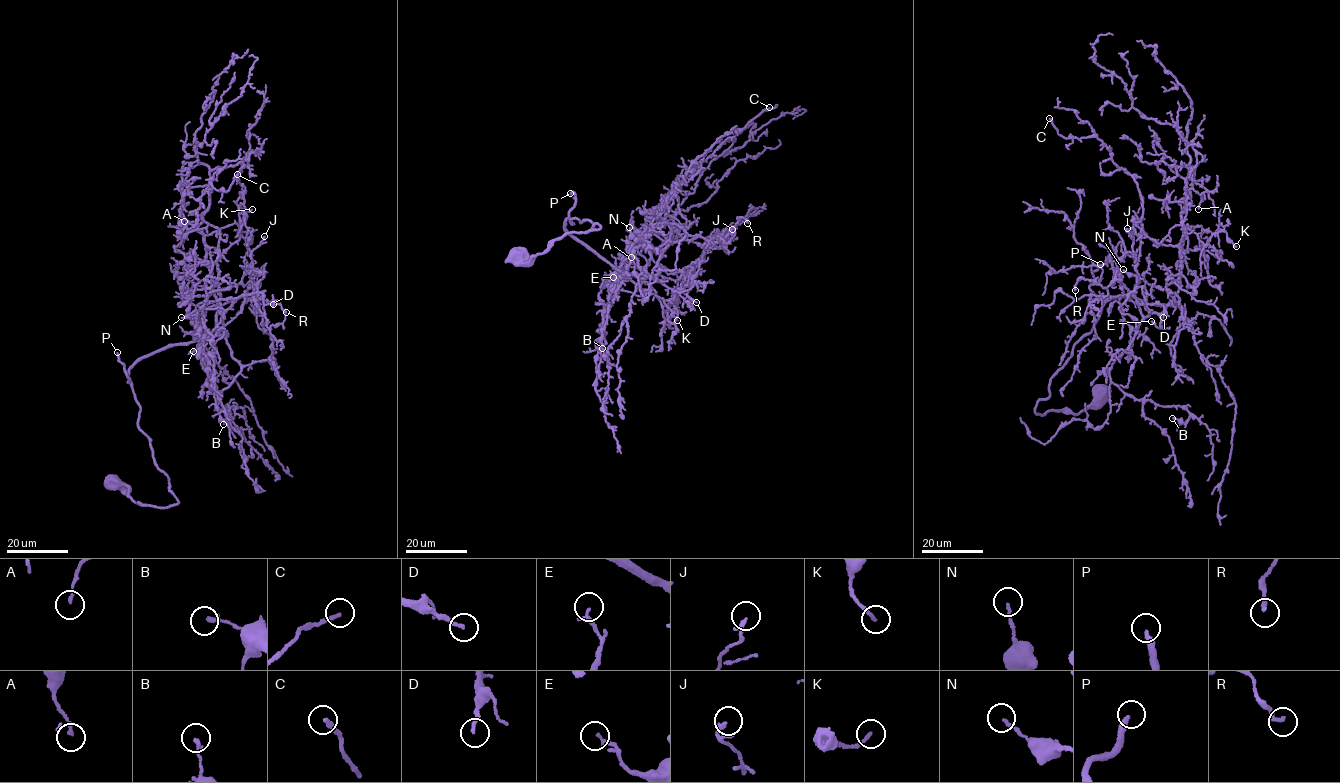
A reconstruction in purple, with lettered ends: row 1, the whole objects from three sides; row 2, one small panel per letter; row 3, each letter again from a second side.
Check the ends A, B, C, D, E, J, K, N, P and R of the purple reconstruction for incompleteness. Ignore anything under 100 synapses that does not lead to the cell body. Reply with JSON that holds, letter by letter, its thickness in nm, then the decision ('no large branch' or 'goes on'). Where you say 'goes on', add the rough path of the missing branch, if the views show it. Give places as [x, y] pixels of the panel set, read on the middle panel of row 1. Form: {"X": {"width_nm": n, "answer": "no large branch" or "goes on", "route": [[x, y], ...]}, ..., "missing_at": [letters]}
{"A": {"width_nm": 160, "answer": "no large branch"}, "B": {"width_nm": 200, "answer": "no large branch"}, "C": {"width_nm": 190, "answer": "no large branch"}, "D": {"width_nm": 170, "answer": "no large branch"}, "E": {"width_nm": 280, "answer": "no large branch"}, "J": {"width_nm": 200, "answer": "no large branch"}, "K": {"width_nm": 180, "answer": "no large branch"}, "N": {"width_nm": 150, "answer": "no large branch"}, "P": {"width_nm": 300, "answer": "goes on", "route": [[570, 193], [580, 190], [553, 264], [562, 253], [562, 287], [578, 299], [601, 213], [630, 176], [649, 172]]}, "R": {"width_nm": 200, "answer": "no large branch"}, "missing_at": ["P"]}

